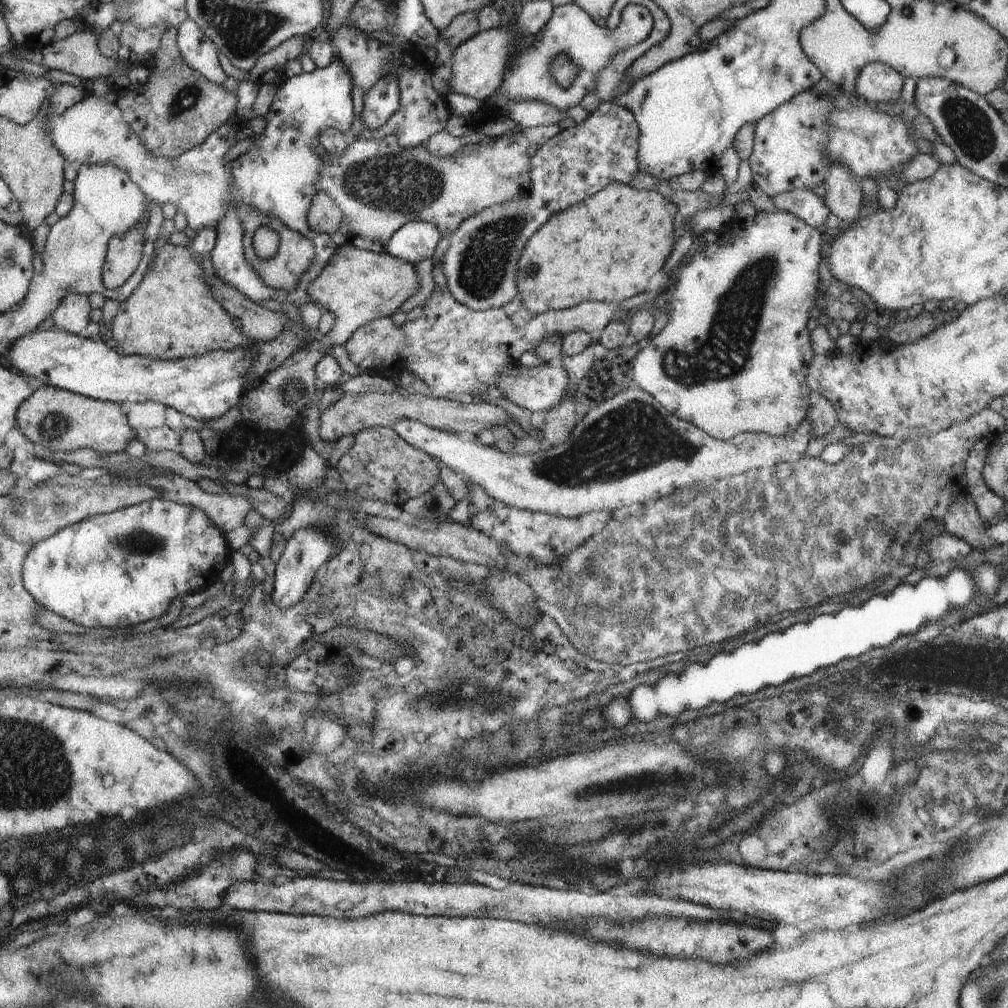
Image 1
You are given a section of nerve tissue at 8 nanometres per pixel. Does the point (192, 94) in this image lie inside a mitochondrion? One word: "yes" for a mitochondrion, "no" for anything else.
yes

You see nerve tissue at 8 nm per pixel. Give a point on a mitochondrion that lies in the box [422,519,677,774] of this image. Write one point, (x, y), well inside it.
(448, 694)

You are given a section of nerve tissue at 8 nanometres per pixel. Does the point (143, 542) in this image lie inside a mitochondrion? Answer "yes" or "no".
yes

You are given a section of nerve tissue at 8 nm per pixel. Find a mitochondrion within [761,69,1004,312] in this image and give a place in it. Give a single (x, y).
(973, 131)

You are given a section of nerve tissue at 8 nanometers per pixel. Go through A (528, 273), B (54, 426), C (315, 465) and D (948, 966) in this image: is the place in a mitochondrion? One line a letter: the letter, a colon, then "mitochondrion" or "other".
A: mitochondrion
B: mitochondrion
C: other
D: other

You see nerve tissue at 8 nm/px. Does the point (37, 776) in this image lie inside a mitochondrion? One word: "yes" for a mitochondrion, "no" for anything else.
yes

